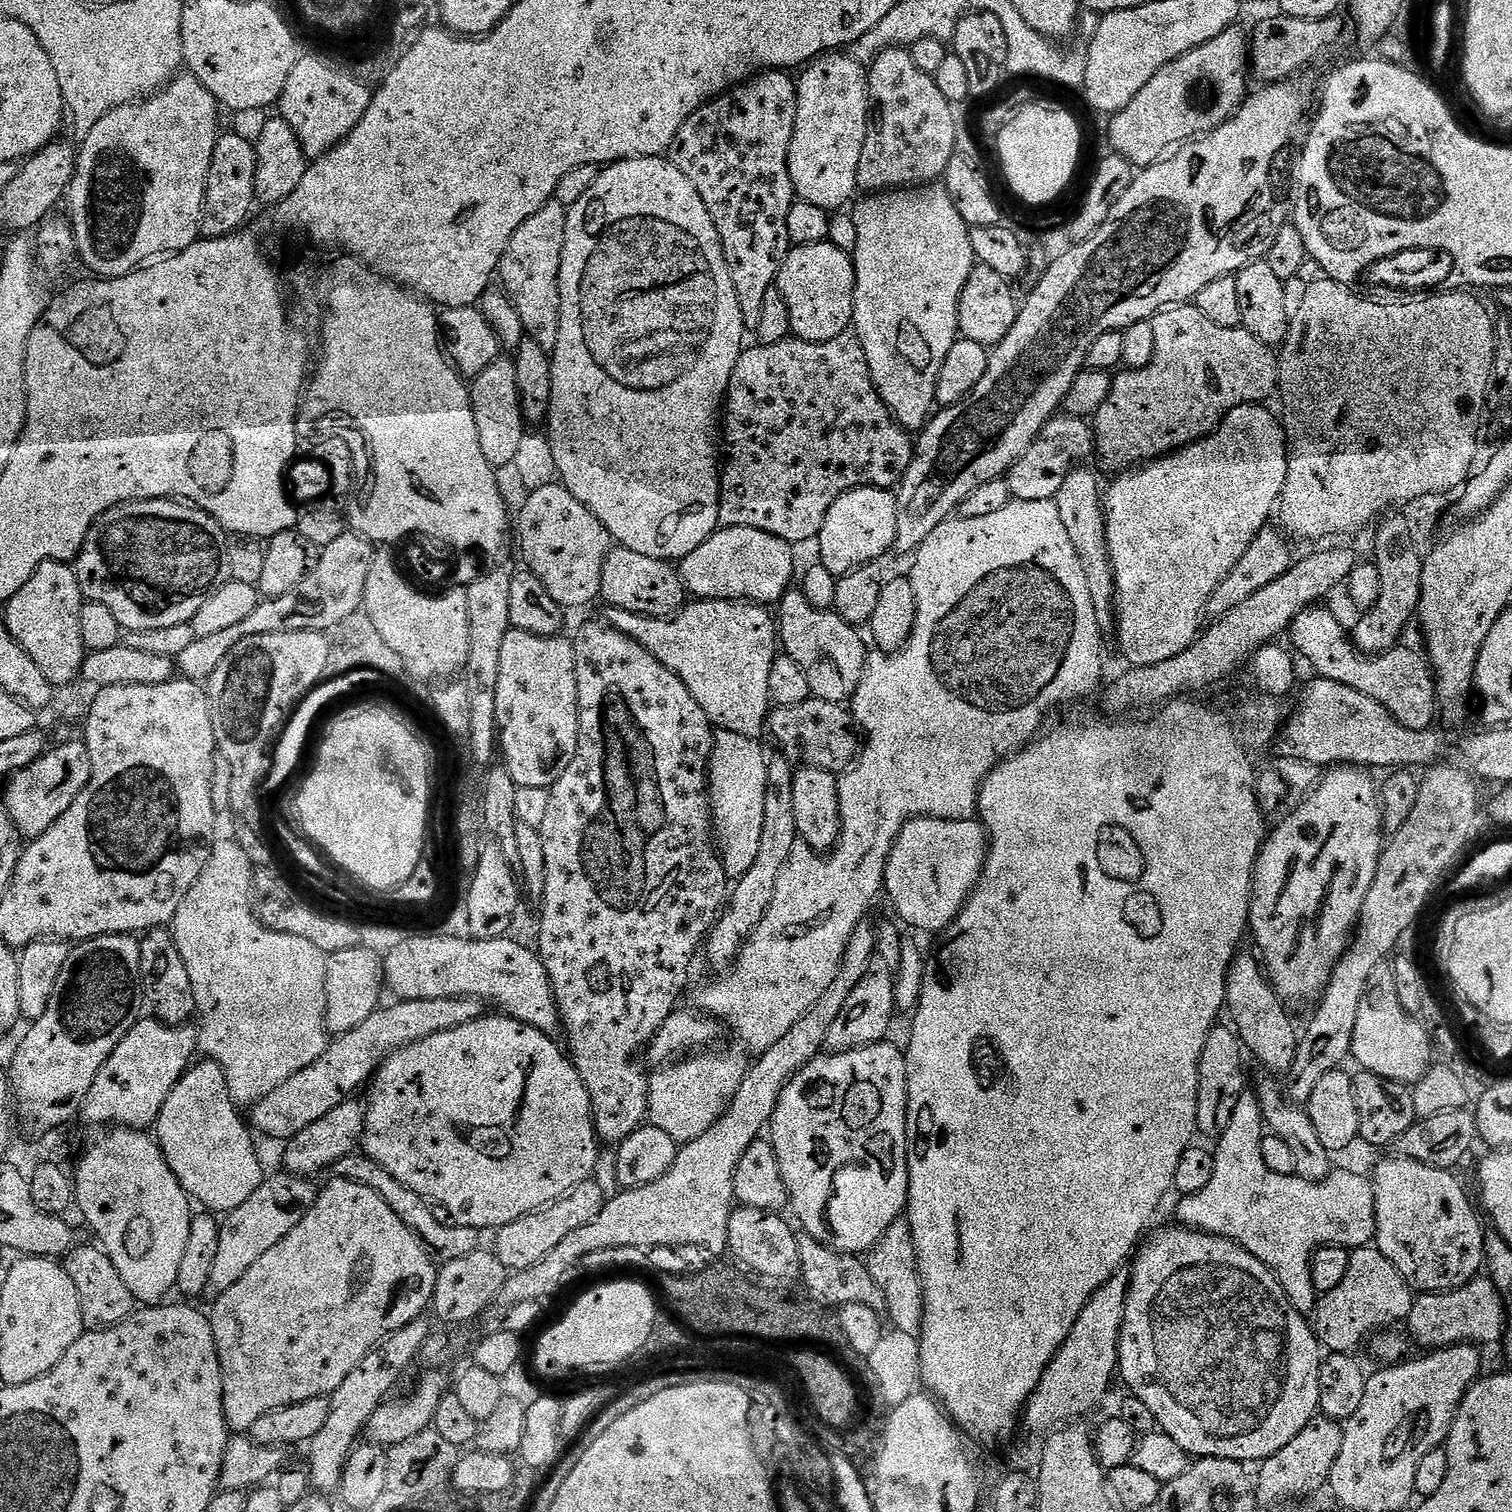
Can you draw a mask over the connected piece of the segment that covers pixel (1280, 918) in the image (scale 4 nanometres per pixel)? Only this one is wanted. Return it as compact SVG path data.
M1336 766L1323 773L1322 779L1308 799L1289 812L1287 816L1279 821L1276 829L1267 833L1266 839L1260 848L1260 857L1256 859L1256 869L1252 871L1252 909L1248 912L1250 925L1250 936L1256 939L1260 947L1259 955L1262 957L1263 967L1276 995L1285 1002L1291 1000L1308 1000L1319 997L1323 993L1328 979L1332 973L1333 966L1337 960L1344 955L1350 944L1350 937L1360 918L1360 911L1366 902L1366 894L1370 890L1370 882L1374 882L1374 874L1378 870L1380 853L1382 851L1382 825L1380 822L1380 798L1378 795L1377 781L1372 781L1373 773L1359 766Z

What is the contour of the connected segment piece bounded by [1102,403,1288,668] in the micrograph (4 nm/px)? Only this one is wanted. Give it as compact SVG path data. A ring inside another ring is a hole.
M1263 403L1243 404L1230 414L1224 416L1224 421L1220 427L1208 436L1203 436L1201 440L1196 440L1193 444L1187 444L1185 448L1179 448L1176 452L1170 452L1167 456L1161 456L1159 460L1153 460L1137 467L1135 470L1125 471L1117 475L1112 485L1107 485L1103 493L1104 503L1104 526L1106 528L1106 538L1108 539L1109 558L1112 560L1113 576L1116 579L1115 594L1115 614L1116 626L1114 640L1120 643L1120 652L1129 661L1131 667L1141 668L1142 666L1154 666L1158 662L1166 662L1174 658L1174 654L1182 654L1196 641L1197 636L1202 631L1200 615L1208 608L1208 599L1214 594L1214 590L1238 566L1243 554L1249 549L1250 544L1261 530L1269 527L1268 520L1277 511L1282 494L1282 486L1286 486L1286 470L1288 469L1288 441L1281 421L1271 412L1264 408Z

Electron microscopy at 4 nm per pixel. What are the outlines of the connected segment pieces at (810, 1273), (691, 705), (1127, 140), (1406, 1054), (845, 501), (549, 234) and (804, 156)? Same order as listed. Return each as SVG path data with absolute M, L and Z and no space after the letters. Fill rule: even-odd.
M807 1234L801 1235L798 1244L798 1262L803 1271L805 1284L803 1288L823 1305L825 1309L839 1310L850 1302L858 1302L862 1306L880 1310L884 1308L882 1290L870 1278L867 1263L860 1256L851 1256L845 1252L836 1252L822 1242Z
M607 622L601 624L584 624L577 630L574 635L574 647L576 650L576 685L578 686L578 710L580 711L580 729L578 730L578 750L574 754L574 762L570 762L570 766L566 766L566 774L562 774L562 778L558 778L558 782L552 785L550 789L550 806L546 809L546 818L542 821L540 827L540 837L542 838L542 851L546 853L546 886L544 887L544 899L539 905L540 908L540 948L538 947L538 955L541 962L544 963L544 969L548 971L548 977L552 983L554 990L554 998L556 999L556 1009L560 1011L560 1022L562 1025L562 1032L568 1035L568 1044L566 1043L567 1051L570 1053L572 1065L578 1070L578 1074L582 1078L582 1082L586 1086L586 1090L590 1094L590 1102L592 1103L592 1117L596 1123L596 1135L605 1145L619 1146L625 1138L630 1134L634 1134L636 1129L645 1123L648 1115L648 1082L650 1079L649 1073L644 1073L645 1065L643 1063L636 1064L636 1055L643 1053L648 1045L658 1034L658 1030L662 1026L662 1022L666 1022L666 1018L670 1018L670 1014L677 1011L680 1000L680 995L684 992L684 987L688 984L688 975L692 972L692 959L696 956L696 951L701 951L702 941L707 937L708 933L712 931L713 924L716 923L718 917L721 915L722 909L725 907L726 901L730 895L730 878L724 872L724 864L720 861L718 855L717 845L714 843L714 825L712 822L712 813L710 811L710 801L708 798L708 760L712 756L712 741L714 739L714 725L708 719L708 715L702 710L702 706L698 706L698 702L694 702L694 694L690 694L690 690L686 690L686 686L682 682L682 678L678 678L666 666L662 666L662 662L658 662L658 658L654 658L654 654L650 654L638 642L634 642L626 634L622 634L613 628Z
M1239 27L1227 28L1218 38L1182 54L1158 70L1158 74L1138 90L1134 102L1107 121L1111 151L1143 170L1157 163L1171 144L1180 146L1191 142L1227 122L1250 95L1250 40L1240 31Z
M1388 966L1376 968L1374 974L1370 974L1370 982L1366 982L1366 994L1362 994L1362 1003L1358 1006L1358 1023L1354 1026L1351 1059L1353 1061L1356 1059L1363 1071L1373 1072L1382 1078L1401 1082L1415 1082L1427 1072L1433 1063L1432 1045L1434 1045L1433 1041L1421 1021L1413 1013L1402 1008L1393 969Z
M855 488L826 514L822 522L822 530L818 537L820 544L819 563L826 566L837 578L845 576L863 564L875 564L892 549L896 547L896 531L898 530L898 506L896 497L887 488Z
M554 198L544 204L538 214L530 214L530 218L514 230L498 269L499 283L514 302L525 333L547 350L556 347L560 329L560 267L567 217L568 209Z
M825 54L811 61L799 73L801 76L798 76L796 85L796 125L788 155L788 169L797 197L805 204L829 210L843 209L840 207L857 195L858 162L862 158L862 146L866 142L870 123L868 74L865 65L859 64L851 54L840 55L844 54Z

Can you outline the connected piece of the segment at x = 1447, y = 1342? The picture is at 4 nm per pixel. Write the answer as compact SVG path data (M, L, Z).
M1477 1278L1470 1283L1464 1284L1461 1288L1453 1288L1450 1292L1426 1292L1417 1295L1412 1301L1412 1309L1406 1321L1408 1327L1407 1335L1413 1341L1424 1347L1424 1350L1435 1350L1438 1348L1451 1348L1452 1345L1464 1341L1473 1346L1485 1346L1484 1344L1499 1345L1504 1338L1504 1300L1499 1290L1492 1285L1487 1278Z

